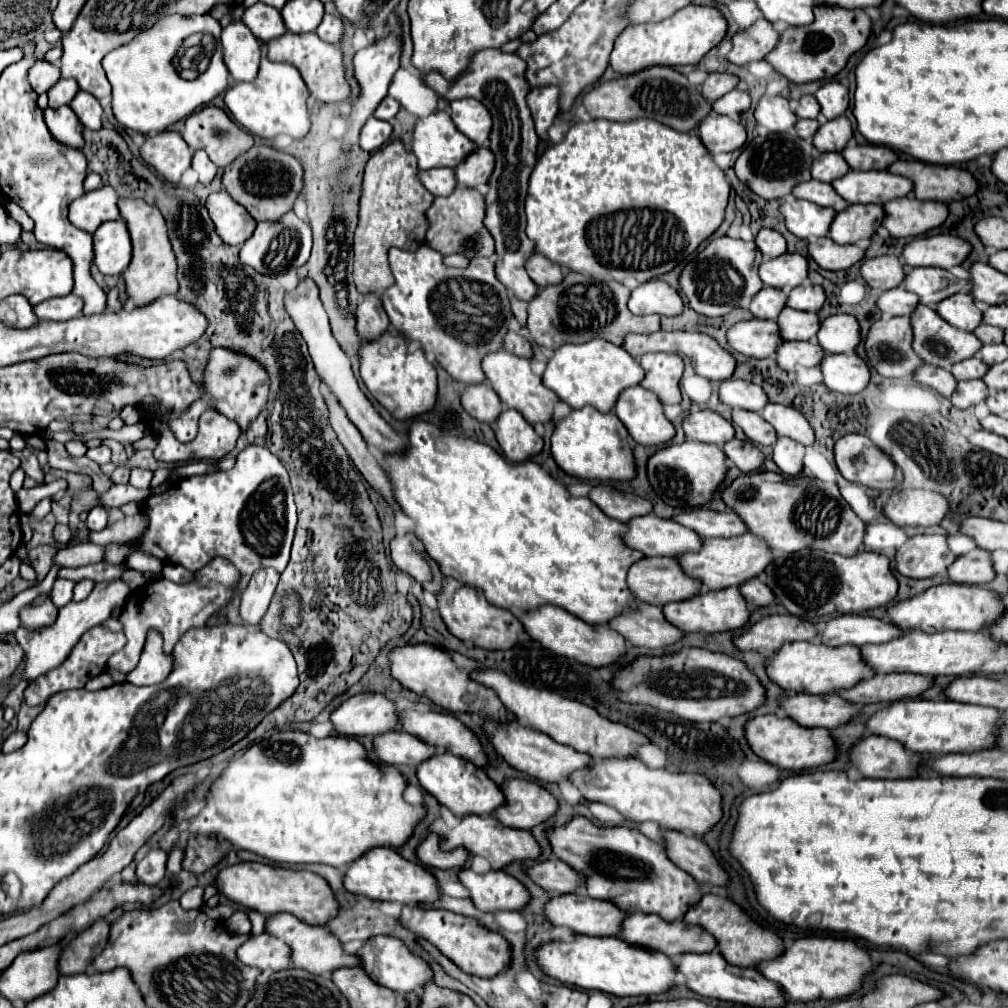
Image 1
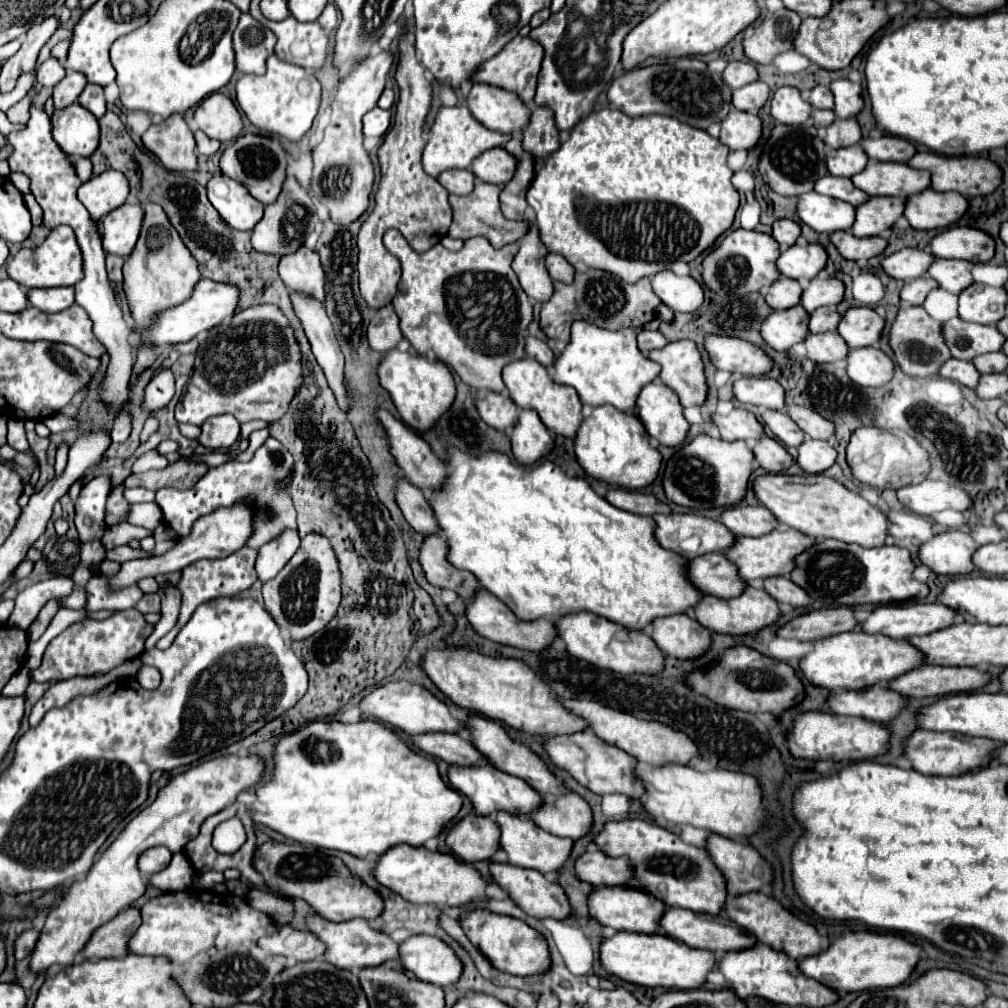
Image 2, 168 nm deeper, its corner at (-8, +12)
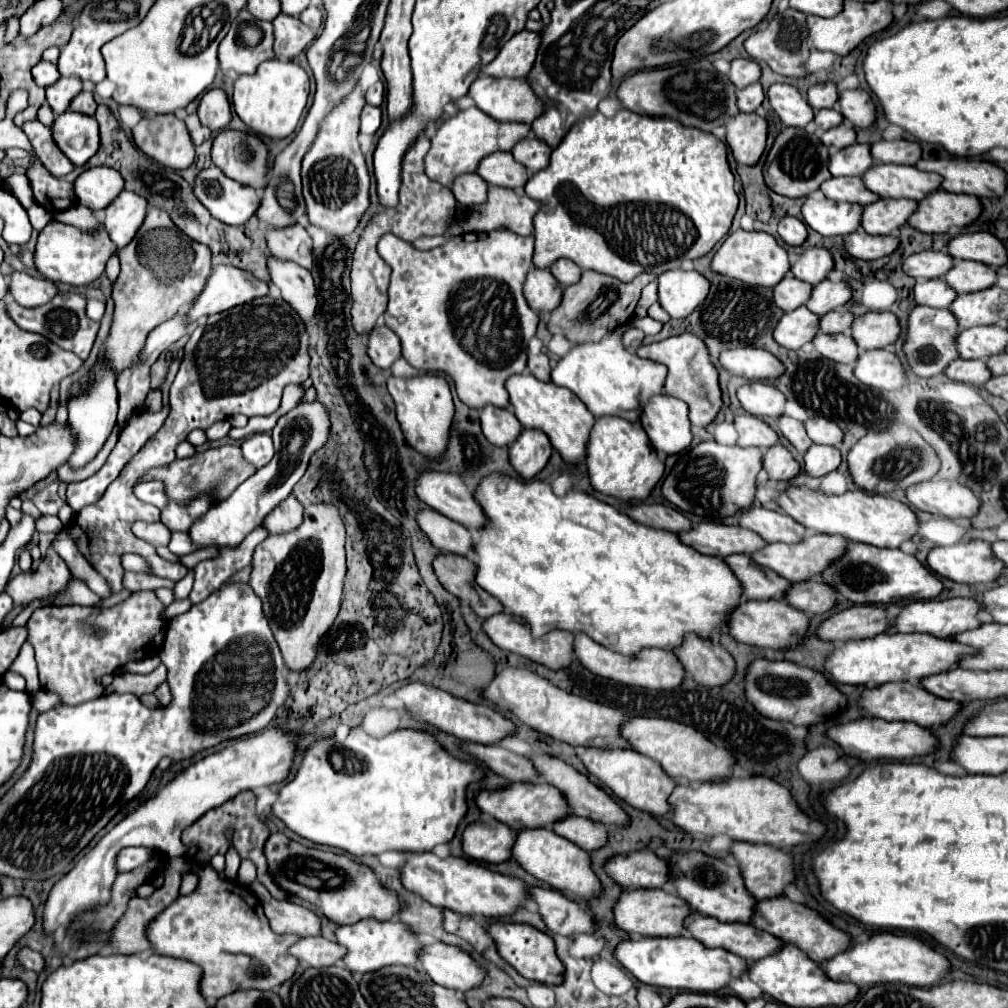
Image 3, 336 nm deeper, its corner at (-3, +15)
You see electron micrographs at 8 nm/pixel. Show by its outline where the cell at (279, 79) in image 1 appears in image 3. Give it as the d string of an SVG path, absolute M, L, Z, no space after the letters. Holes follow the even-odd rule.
M277 58L265 60L255 74L239 76L233 90L233 108L237 116L255 132L285 138L295 132L309 96L309 76L295 62L281 62Z

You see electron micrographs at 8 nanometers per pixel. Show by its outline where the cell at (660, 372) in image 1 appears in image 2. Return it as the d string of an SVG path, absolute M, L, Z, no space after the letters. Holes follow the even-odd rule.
M694 341L666 343L666 347L650 351L648 357L662 365L660 381L676 391L682 407L698 407L706 401L708 385L704 363Z

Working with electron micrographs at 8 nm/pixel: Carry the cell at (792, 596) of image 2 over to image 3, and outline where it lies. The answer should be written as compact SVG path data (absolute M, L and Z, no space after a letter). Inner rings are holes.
M805 580L805 582L791 584L785 590L783 598L793 608L799 608L805 614L813 616L813 614L823 614L831 610L835 606L837 596L833 596L833 592L825 588L825 584L817 584L817 580Z

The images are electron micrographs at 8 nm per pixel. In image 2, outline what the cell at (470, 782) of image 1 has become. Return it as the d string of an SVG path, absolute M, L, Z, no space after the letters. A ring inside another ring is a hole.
M484 763L482 767L456 767L450 765L450 783L456 791L464 793L472 805L474 811L478 815L496 815L498 811L506 811L510 815L530 815L530 811L536 811L538 807L542 807L542 795L538 791L534 791L528 783L524 783L524 779L506 775L502 771L498 771L496 767L490 767L488 763Z

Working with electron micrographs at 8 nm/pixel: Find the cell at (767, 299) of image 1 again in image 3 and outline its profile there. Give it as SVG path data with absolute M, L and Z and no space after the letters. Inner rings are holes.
M791 272L773 288L773 300L779 308L783 308L785 312L799 308L805 304L805 300L809 298L811 292L811 284L805 284L803 280L797 280Z

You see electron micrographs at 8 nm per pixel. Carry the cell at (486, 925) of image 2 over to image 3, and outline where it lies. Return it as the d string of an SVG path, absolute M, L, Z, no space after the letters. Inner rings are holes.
M491 920L487 924L487 934L491 936L491 940L497 946L499 956L511 964L523 978L535 980L535 982L543 982L543 984L561 984L561 976L565 972L561 960L555 954L555 944L553 938L543 934L541 930L529 926L529 924L515 924L515 922L495 922Z

